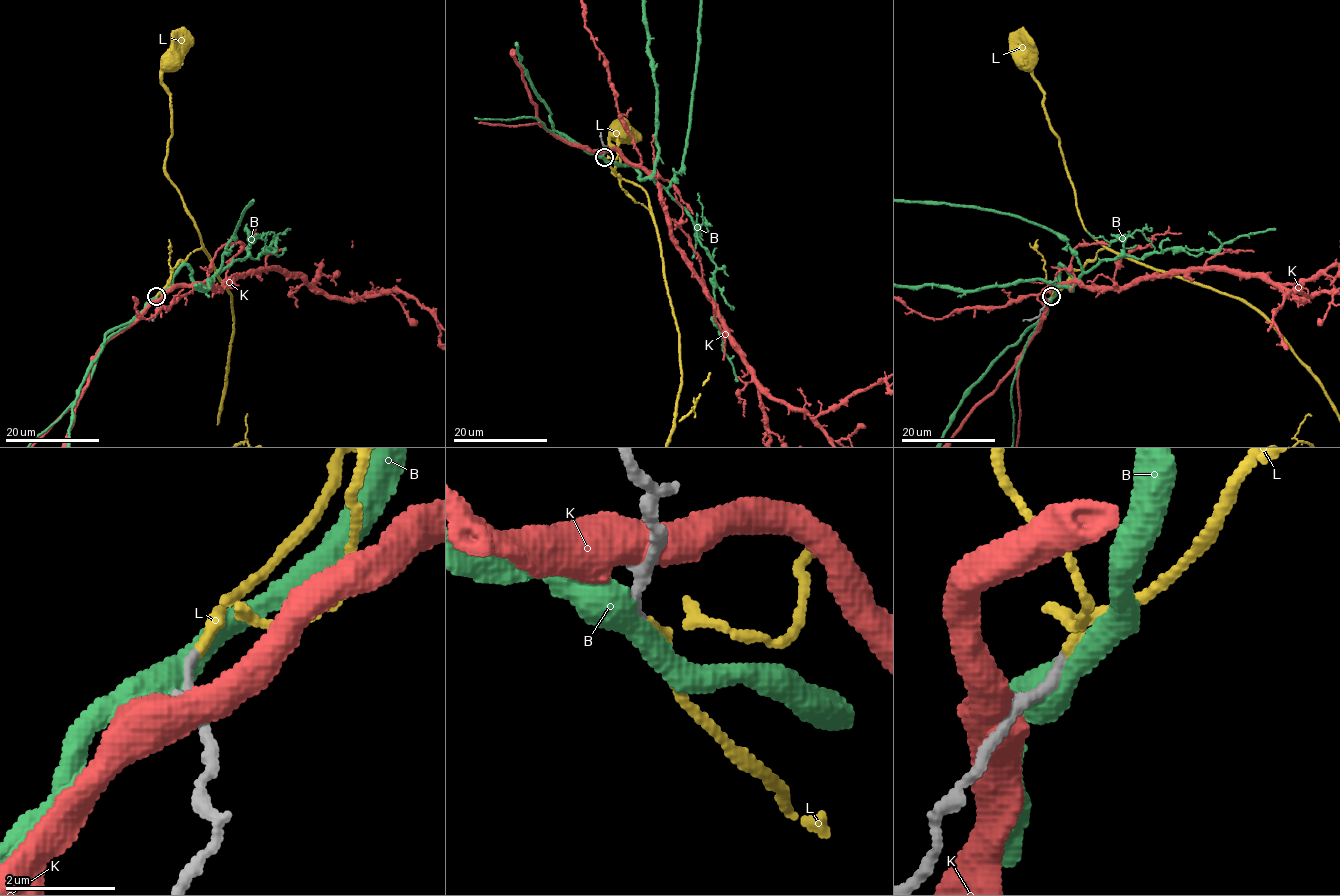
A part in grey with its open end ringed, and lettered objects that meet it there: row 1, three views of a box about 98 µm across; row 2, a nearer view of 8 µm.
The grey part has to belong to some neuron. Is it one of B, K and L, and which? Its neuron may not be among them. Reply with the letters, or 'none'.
L

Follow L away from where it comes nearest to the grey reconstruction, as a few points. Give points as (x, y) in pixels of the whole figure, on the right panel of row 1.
L: (1051, 297), (1070, 274), (1104, 247), (1085, 229), (1077, 209), (1059, 139), (1028, 58)

